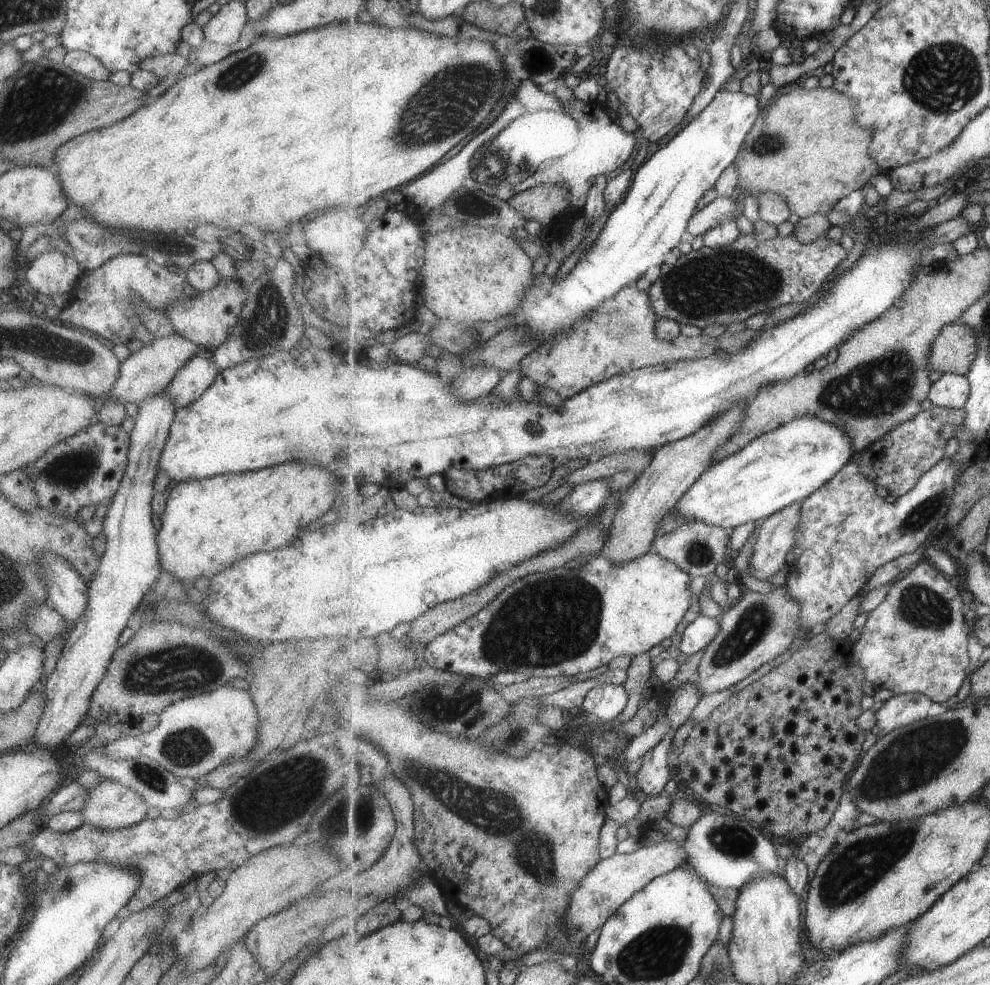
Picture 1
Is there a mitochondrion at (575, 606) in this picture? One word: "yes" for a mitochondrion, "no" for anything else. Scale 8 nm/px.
yes

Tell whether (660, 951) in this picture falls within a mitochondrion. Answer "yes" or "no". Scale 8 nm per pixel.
yes

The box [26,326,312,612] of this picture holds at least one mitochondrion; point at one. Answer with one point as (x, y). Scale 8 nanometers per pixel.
(73, 470)

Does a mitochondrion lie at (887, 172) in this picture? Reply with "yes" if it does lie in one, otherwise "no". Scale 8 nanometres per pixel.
no

